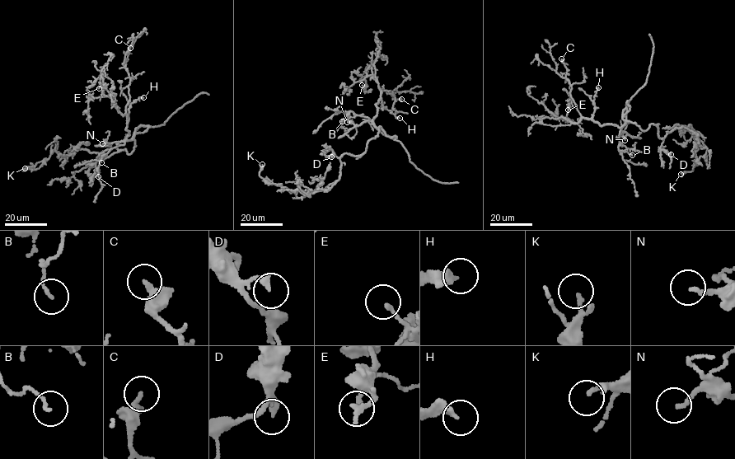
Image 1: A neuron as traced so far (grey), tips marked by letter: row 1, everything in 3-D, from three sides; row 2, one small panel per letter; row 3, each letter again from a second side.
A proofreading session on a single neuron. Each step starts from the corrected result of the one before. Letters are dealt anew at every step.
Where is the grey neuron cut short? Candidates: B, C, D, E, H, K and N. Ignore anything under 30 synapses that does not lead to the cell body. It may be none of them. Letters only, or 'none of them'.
none of them

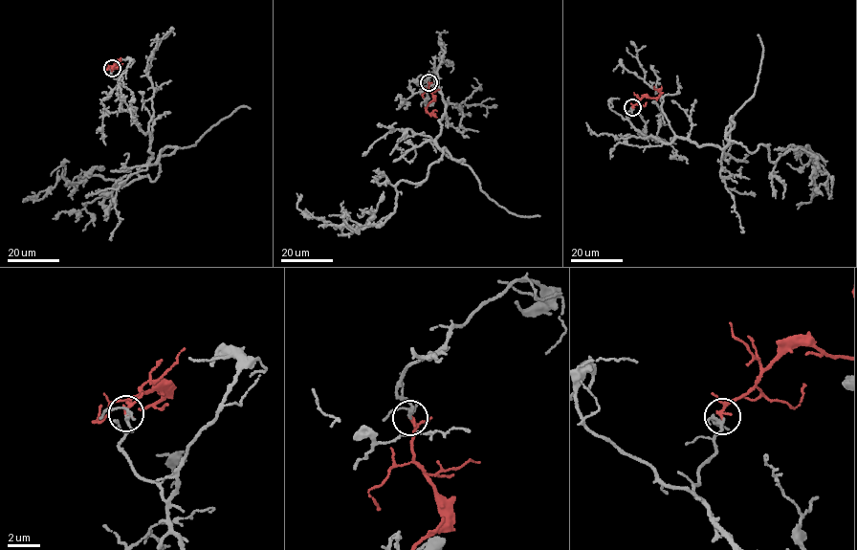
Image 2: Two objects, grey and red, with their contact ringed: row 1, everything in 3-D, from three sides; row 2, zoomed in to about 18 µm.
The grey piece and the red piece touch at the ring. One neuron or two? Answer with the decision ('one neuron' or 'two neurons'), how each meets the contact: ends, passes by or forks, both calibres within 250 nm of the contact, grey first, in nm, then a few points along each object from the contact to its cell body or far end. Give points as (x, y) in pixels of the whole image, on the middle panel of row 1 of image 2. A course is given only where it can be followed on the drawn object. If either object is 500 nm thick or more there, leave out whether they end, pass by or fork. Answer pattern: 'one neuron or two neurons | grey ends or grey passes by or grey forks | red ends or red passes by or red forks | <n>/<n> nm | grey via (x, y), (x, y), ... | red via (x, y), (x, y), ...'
one neuron | grey forks | red passes by | 130/160 nm | grey via (428, 83), (446, 104), (443, 154), (397, 183), (394, 212), (345, 234), (296, 193) | red via (428, 82), (433, 98), (427, 111), (430, 114), (437, 111)

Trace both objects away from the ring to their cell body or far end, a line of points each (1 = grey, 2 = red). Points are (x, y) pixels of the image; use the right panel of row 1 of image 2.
1: (633, 107), (630, 124), (670, 143), (761, 144), (773, 162), (808, 145), (823, 160), (797, 208)
2: (632, 107), (645, 96), (659, 97), (660, 92), (654, 86)

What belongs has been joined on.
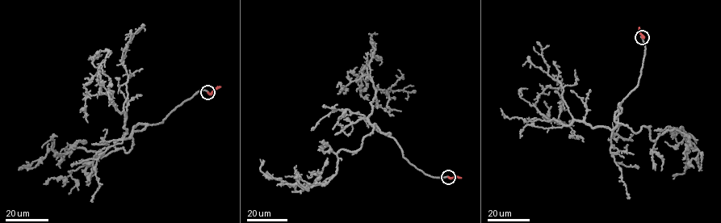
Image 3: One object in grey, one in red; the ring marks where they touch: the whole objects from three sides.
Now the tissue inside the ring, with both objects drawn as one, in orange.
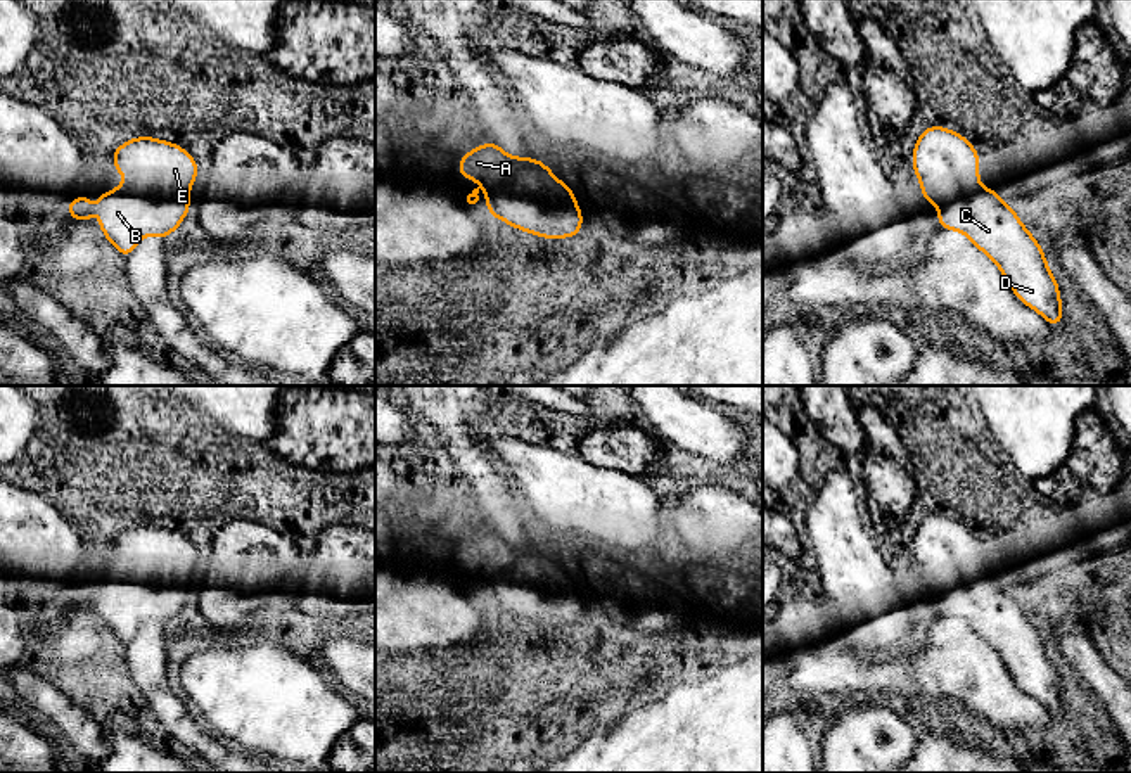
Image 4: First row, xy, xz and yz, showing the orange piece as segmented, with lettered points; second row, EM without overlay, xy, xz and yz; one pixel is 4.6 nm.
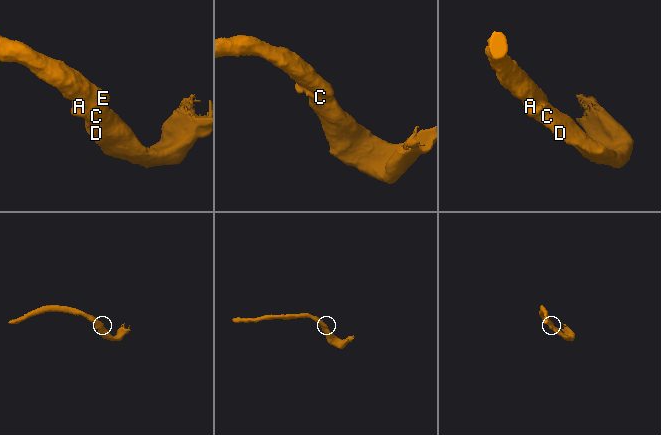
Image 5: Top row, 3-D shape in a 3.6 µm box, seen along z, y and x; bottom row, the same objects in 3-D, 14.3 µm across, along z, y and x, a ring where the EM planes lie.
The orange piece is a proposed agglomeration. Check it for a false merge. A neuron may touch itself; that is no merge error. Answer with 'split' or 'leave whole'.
leave whole

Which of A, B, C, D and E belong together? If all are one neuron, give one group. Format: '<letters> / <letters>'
A B C D E

